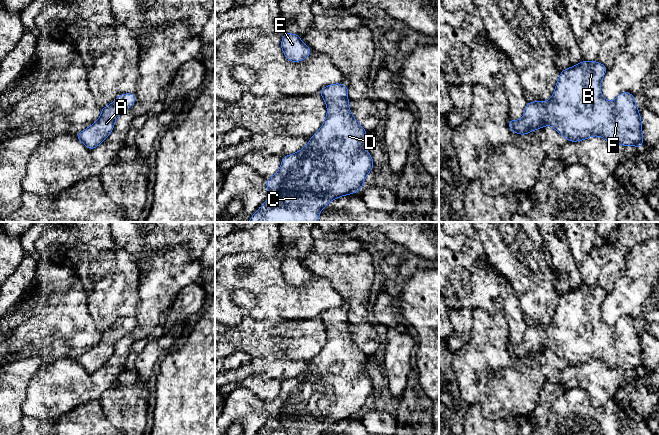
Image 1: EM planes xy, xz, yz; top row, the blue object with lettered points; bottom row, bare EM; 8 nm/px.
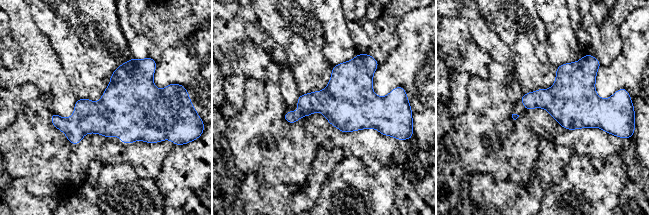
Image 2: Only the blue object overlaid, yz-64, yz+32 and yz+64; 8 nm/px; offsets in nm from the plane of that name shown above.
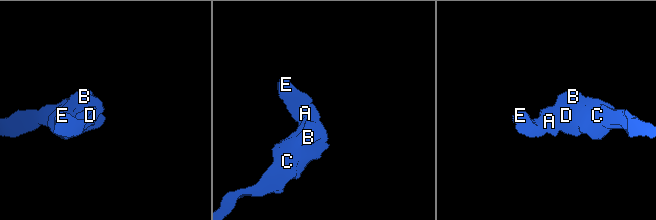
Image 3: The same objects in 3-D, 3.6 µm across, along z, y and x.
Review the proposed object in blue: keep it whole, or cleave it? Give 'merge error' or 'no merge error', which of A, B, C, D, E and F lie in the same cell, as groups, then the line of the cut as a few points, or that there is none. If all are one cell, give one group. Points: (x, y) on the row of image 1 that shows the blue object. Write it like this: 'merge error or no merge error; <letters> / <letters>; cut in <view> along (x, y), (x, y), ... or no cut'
no merge error; A B C D E F; no cut

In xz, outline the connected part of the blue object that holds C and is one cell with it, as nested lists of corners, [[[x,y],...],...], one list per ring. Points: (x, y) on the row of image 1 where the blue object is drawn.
[[[341,82],[322,88],[319,94],[327,105],[327,116],[309,143],[295,154],[282,157],[278,172],[267,178],[268,198],[248,222],[319,222],[319,213],[332,200],[359,192],[367,174],[374,169],[366,149],[367,131],[353,117],[348,106],[348,86]]]

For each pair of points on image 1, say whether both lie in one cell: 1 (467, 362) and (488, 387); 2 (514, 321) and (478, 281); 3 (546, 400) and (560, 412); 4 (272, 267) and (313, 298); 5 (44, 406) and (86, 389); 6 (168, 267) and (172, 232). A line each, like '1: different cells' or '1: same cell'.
1: same cell
2: same cell
3: different cells
4: same cell
5: same cell
6: different cells

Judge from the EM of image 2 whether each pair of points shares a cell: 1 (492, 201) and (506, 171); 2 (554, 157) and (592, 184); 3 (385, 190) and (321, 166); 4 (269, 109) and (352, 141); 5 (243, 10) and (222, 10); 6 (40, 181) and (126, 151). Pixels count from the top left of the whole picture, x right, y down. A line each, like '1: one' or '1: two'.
1: two
2: two
3: two
4: one
5: two
6: one

